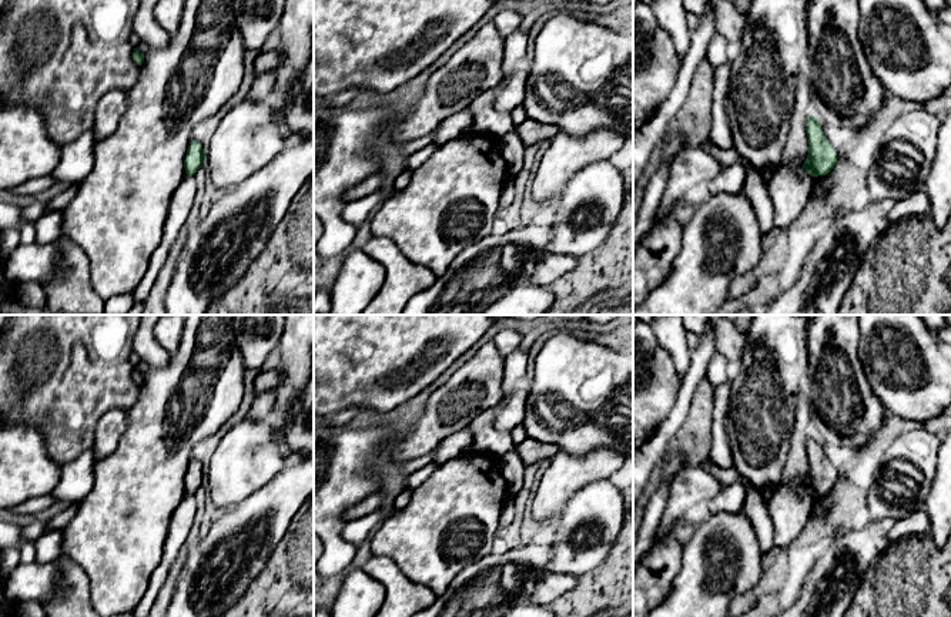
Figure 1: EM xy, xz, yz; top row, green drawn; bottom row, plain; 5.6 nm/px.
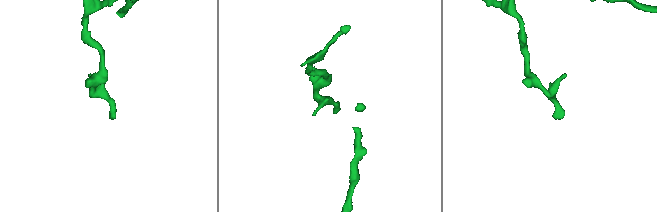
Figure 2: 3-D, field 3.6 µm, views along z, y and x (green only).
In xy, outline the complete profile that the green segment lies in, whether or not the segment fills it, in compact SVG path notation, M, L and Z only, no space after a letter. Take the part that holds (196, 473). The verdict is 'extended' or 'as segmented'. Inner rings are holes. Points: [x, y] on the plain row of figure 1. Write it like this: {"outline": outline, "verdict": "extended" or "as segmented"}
{"outline": "M191 459L187 467L187 475L184 479L184 487L187 494L194 494L205 479L205 470L198 460Z", "verdict": "as segmented"}

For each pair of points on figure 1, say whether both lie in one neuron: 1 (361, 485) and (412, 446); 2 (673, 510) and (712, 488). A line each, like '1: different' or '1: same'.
1: different
2: same

